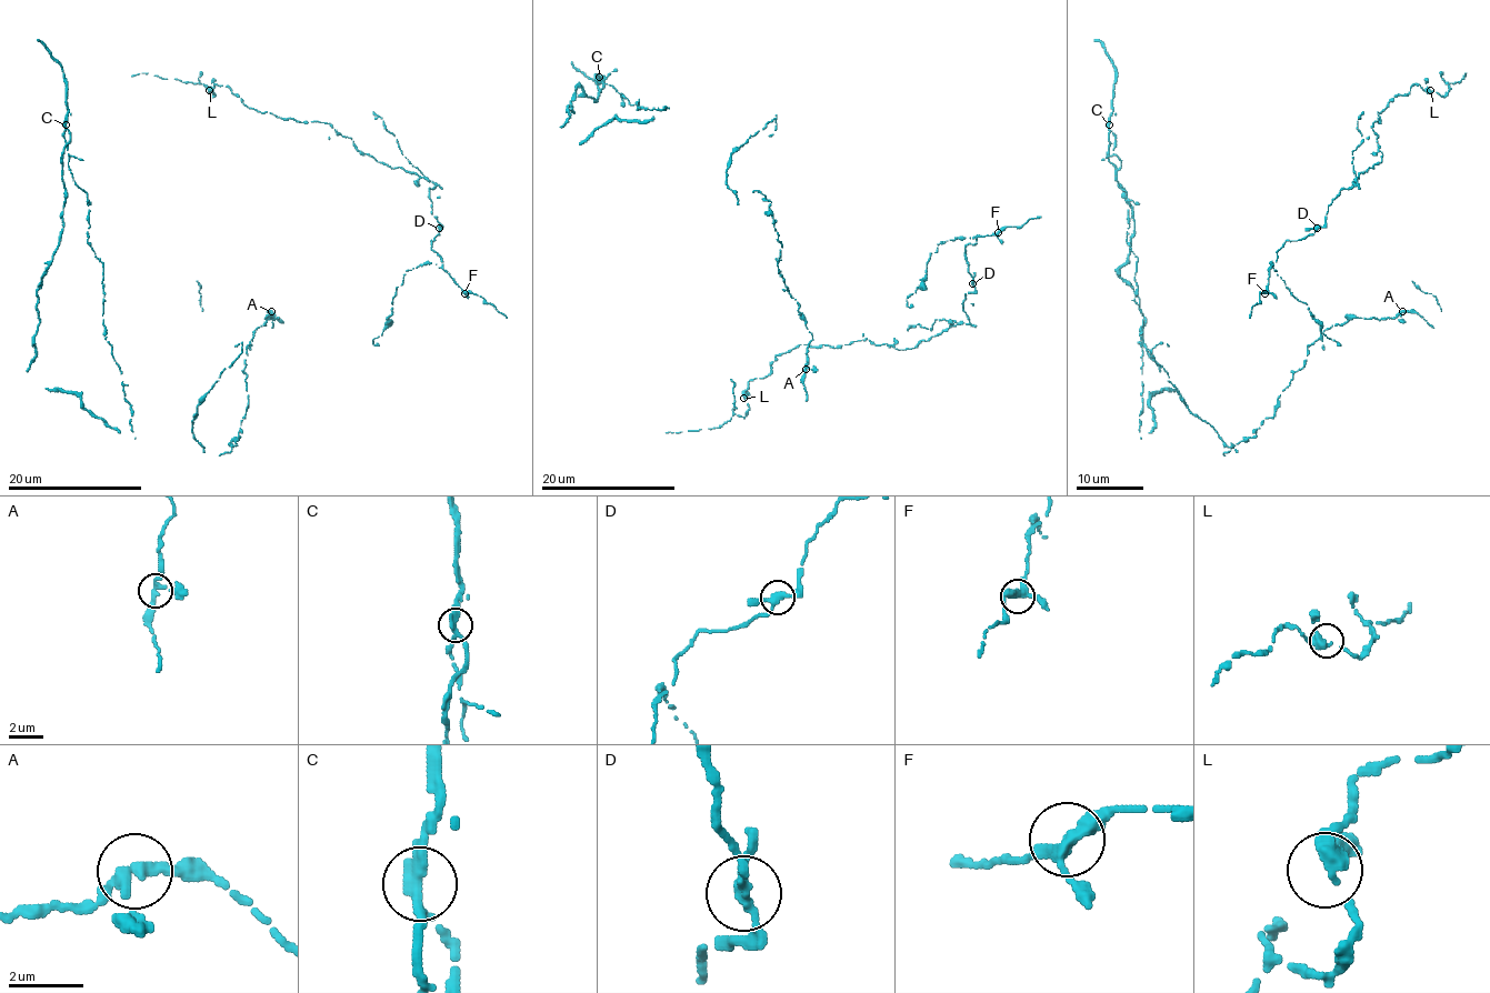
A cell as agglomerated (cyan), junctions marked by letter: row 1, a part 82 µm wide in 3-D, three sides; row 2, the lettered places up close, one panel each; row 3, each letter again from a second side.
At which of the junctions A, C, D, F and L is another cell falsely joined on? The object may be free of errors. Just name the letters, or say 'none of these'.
C

